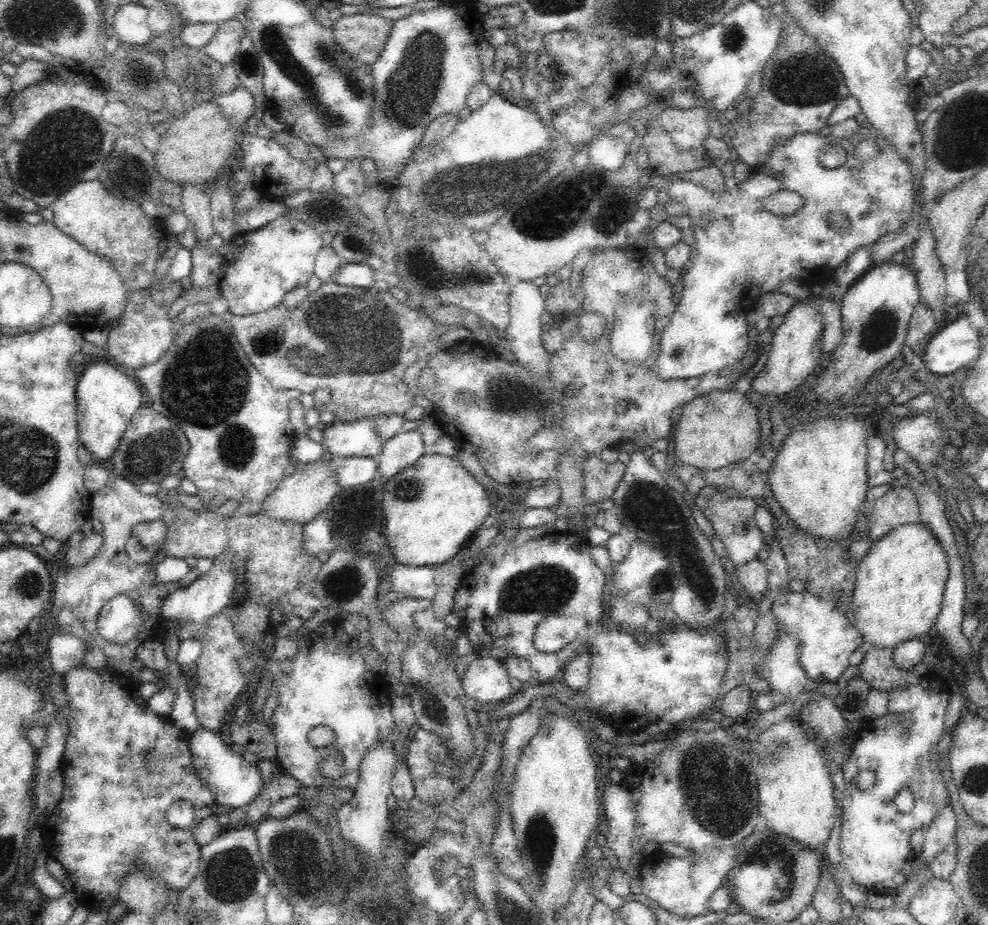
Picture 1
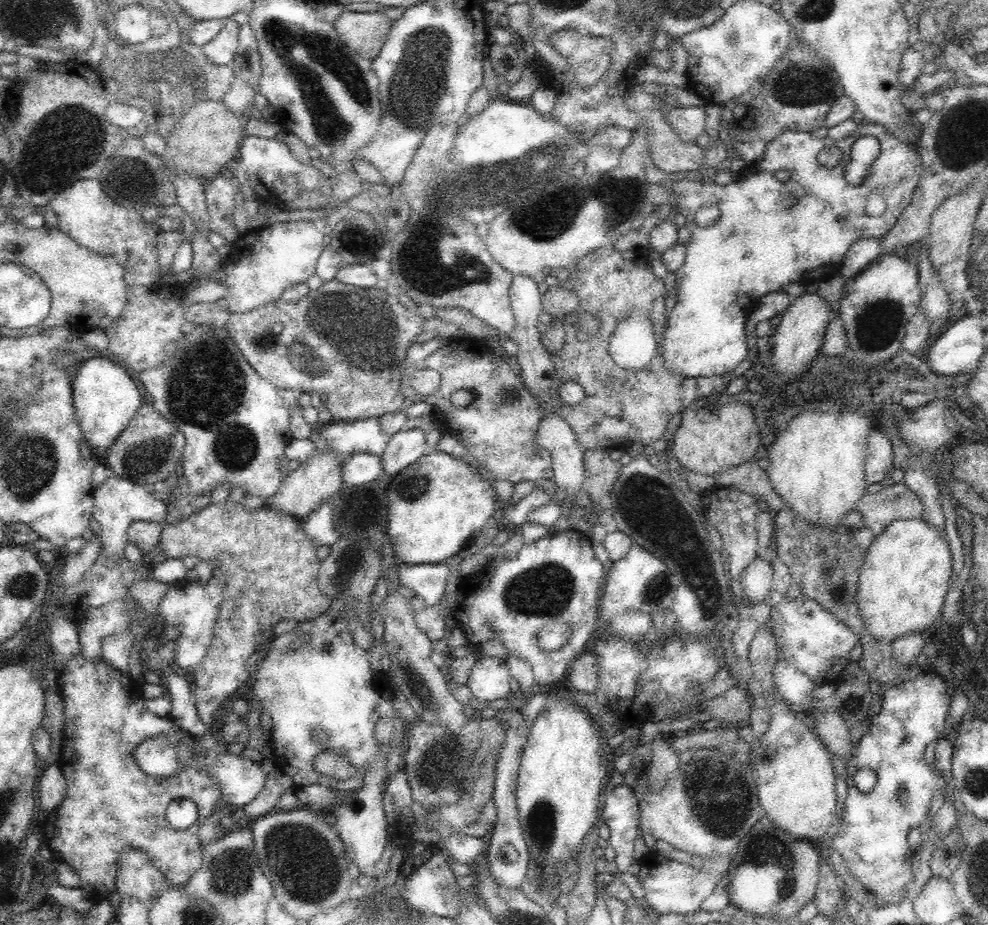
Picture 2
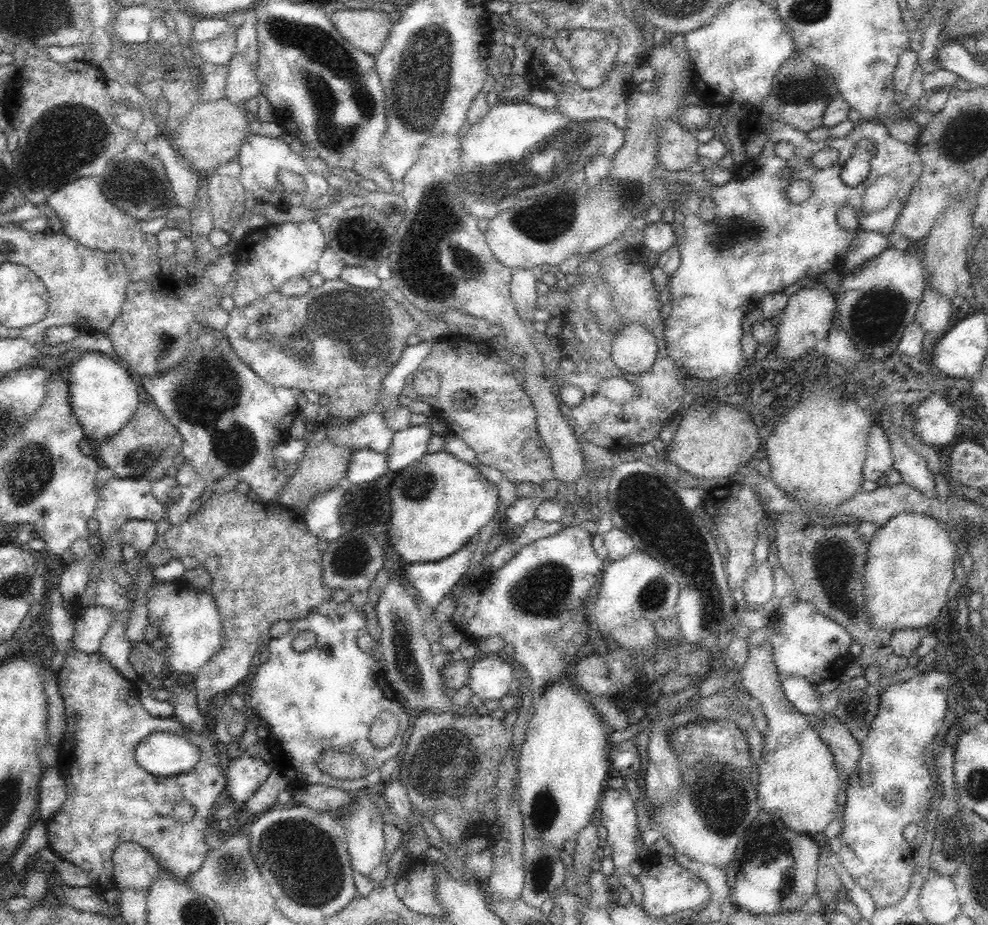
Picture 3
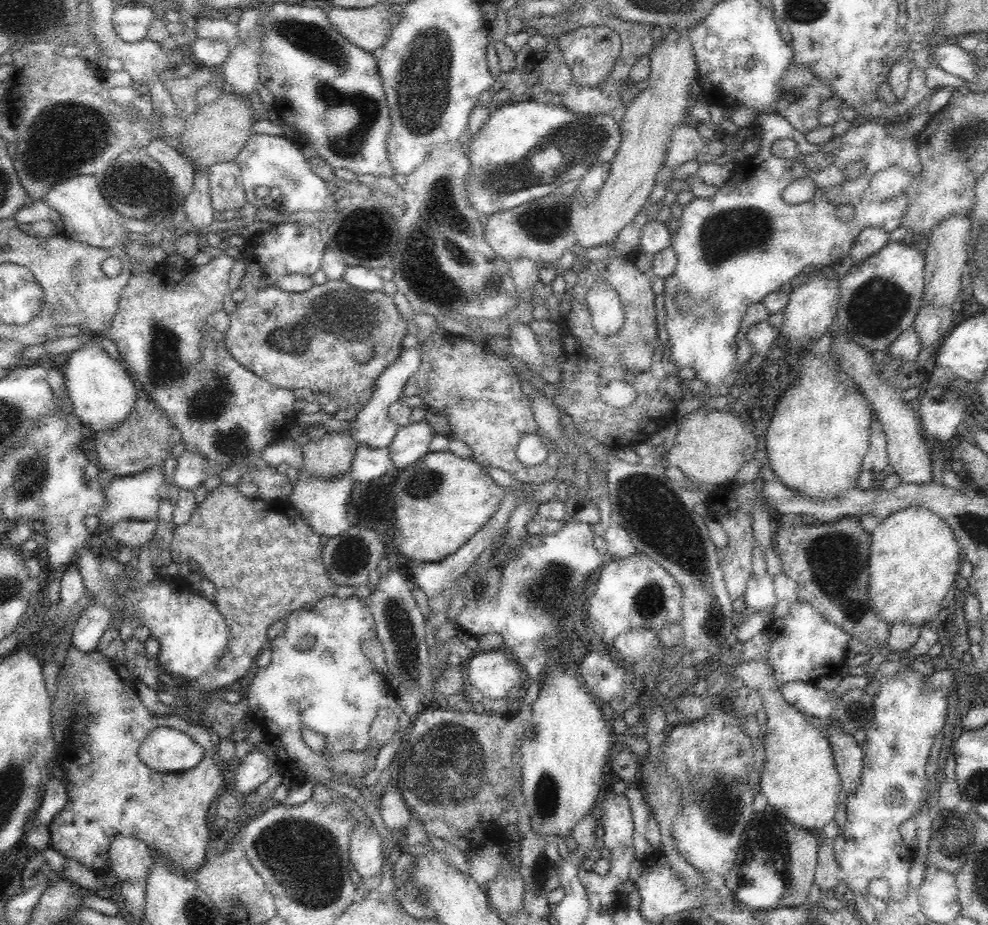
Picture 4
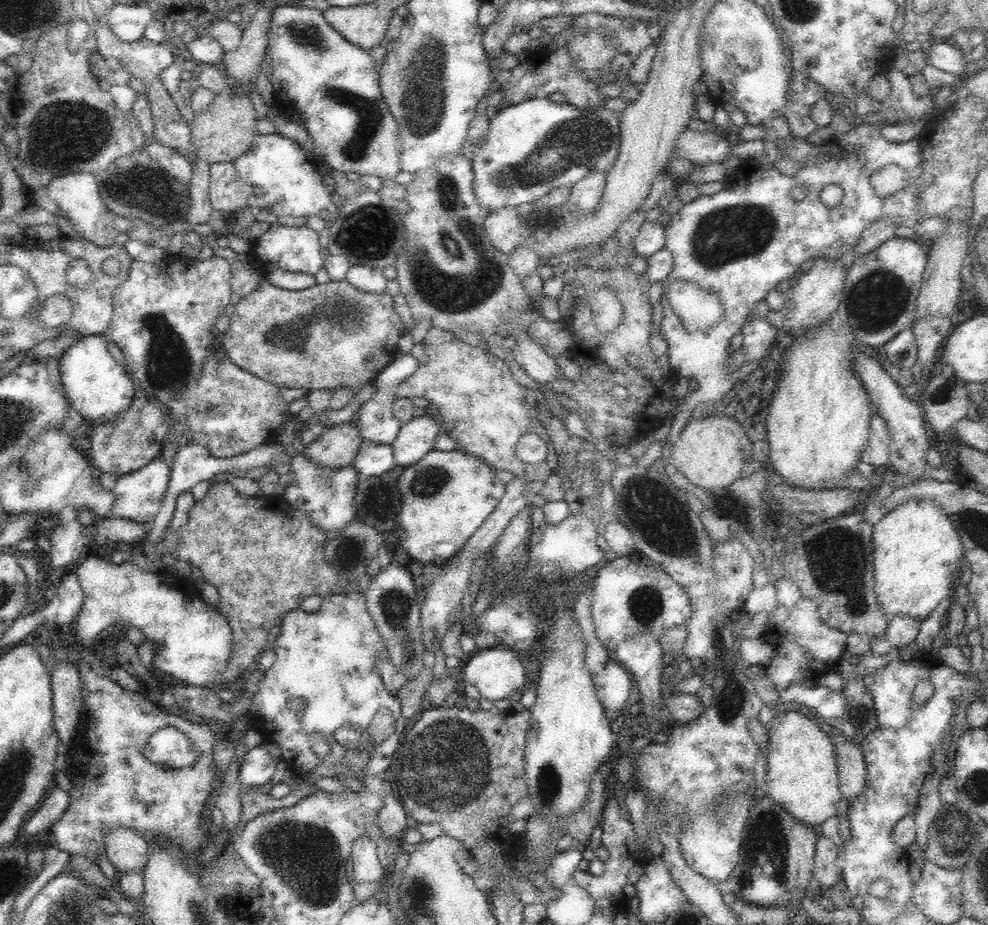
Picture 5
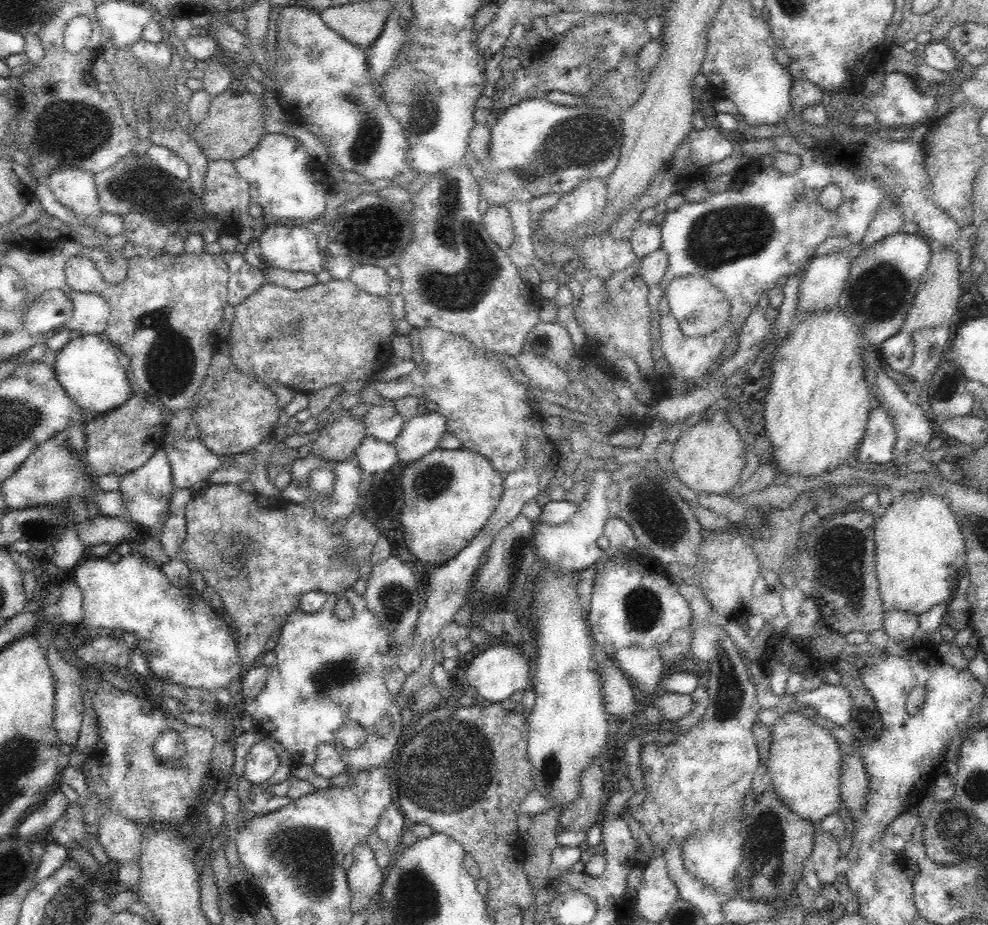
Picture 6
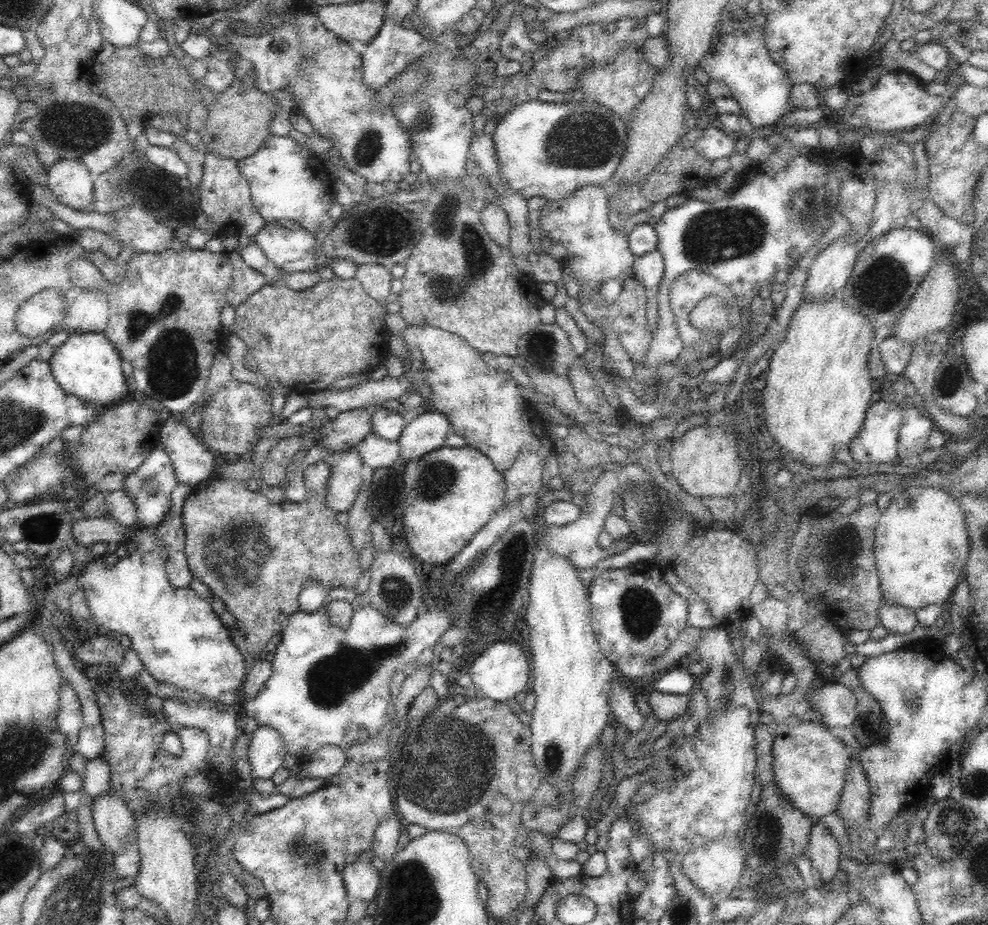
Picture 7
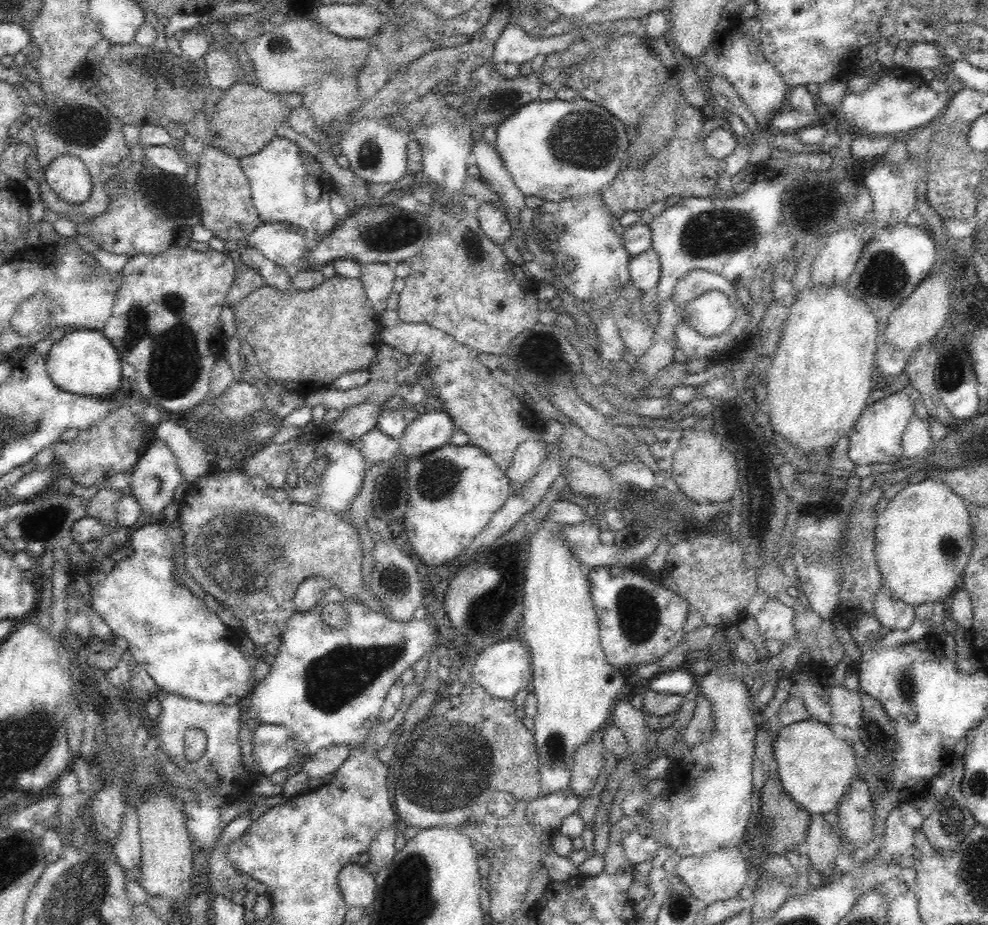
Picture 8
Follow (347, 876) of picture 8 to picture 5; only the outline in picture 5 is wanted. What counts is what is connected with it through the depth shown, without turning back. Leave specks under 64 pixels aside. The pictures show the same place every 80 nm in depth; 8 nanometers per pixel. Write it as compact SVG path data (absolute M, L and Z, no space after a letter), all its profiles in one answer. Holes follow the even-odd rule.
M360 836L353 842L351 850L353 874L349 879L352 886L369 882L383 882L384 869L378 861L376 843L372 838Z

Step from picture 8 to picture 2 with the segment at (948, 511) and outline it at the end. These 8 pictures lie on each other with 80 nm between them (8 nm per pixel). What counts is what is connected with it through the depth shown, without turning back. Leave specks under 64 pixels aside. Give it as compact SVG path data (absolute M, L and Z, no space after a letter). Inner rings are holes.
M922 518L892 522L866 548L859 572L859 611L874 638L891 642L891 653L898 663L910 664L921 656L926 642L920 632L939 620L953 574L944 533Z

